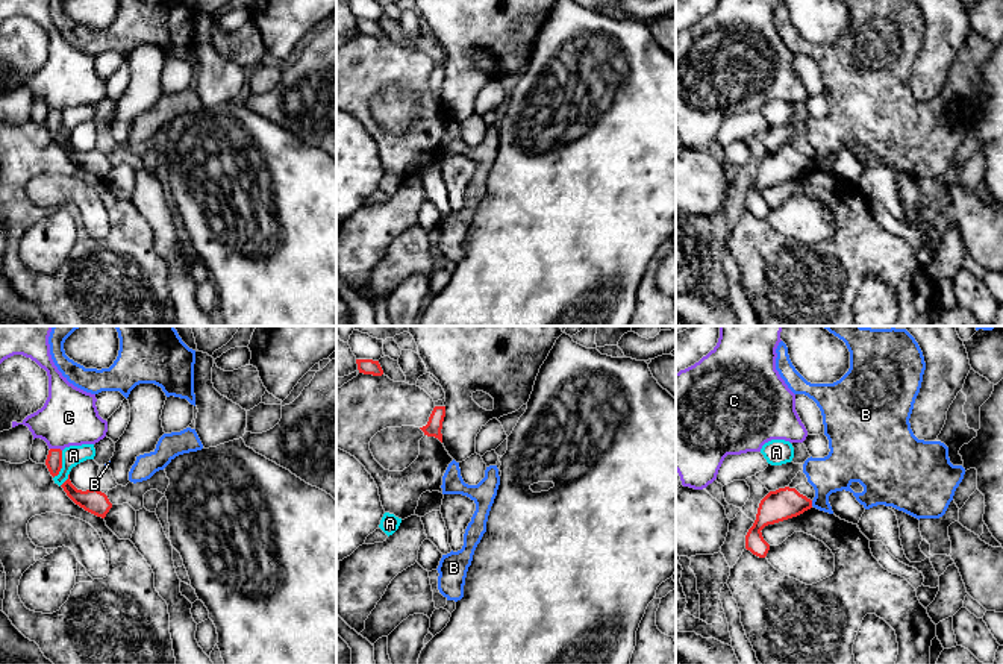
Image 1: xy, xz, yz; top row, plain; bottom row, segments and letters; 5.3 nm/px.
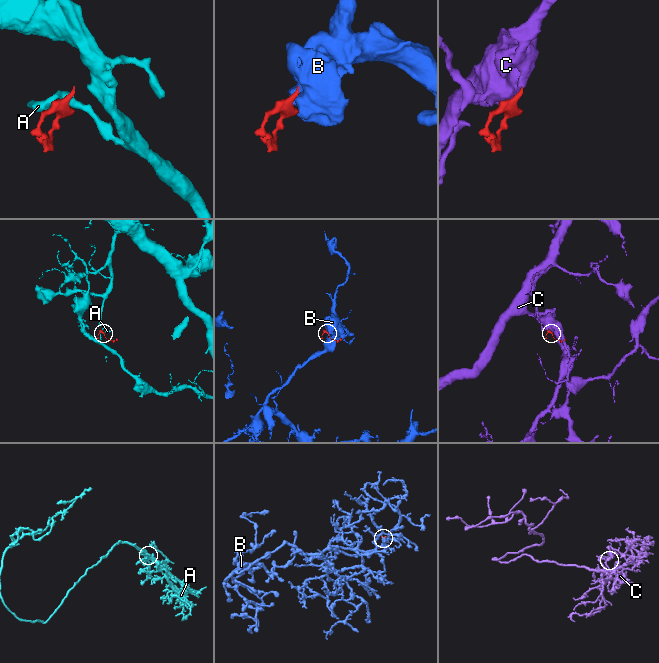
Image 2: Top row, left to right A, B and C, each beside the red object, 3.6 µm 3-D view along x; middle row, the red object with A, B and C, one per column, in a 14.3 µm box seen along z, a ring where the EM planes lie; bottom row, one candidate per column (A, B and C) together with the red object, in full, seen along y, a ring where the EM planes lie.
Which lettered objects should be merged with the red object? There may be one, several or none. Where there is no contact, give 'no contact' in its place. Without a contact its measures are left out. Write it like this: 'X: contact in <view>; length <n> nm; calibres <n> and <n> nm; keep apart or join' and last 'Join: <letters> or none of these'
A: contact in xy; length 160 nm; calibres 90 and 110 nm; keep apart
B: contact in yz; length 30 nm; calibres 170 and 200 nm; keep apart
C: contact in xy; length 70 nm; calibres 90 and 300 nm; keep apart
Join: none of these

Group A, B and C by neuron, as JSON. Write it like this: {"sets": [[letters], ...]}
{"sets": [["A"], ["B"], ["C"]]}

